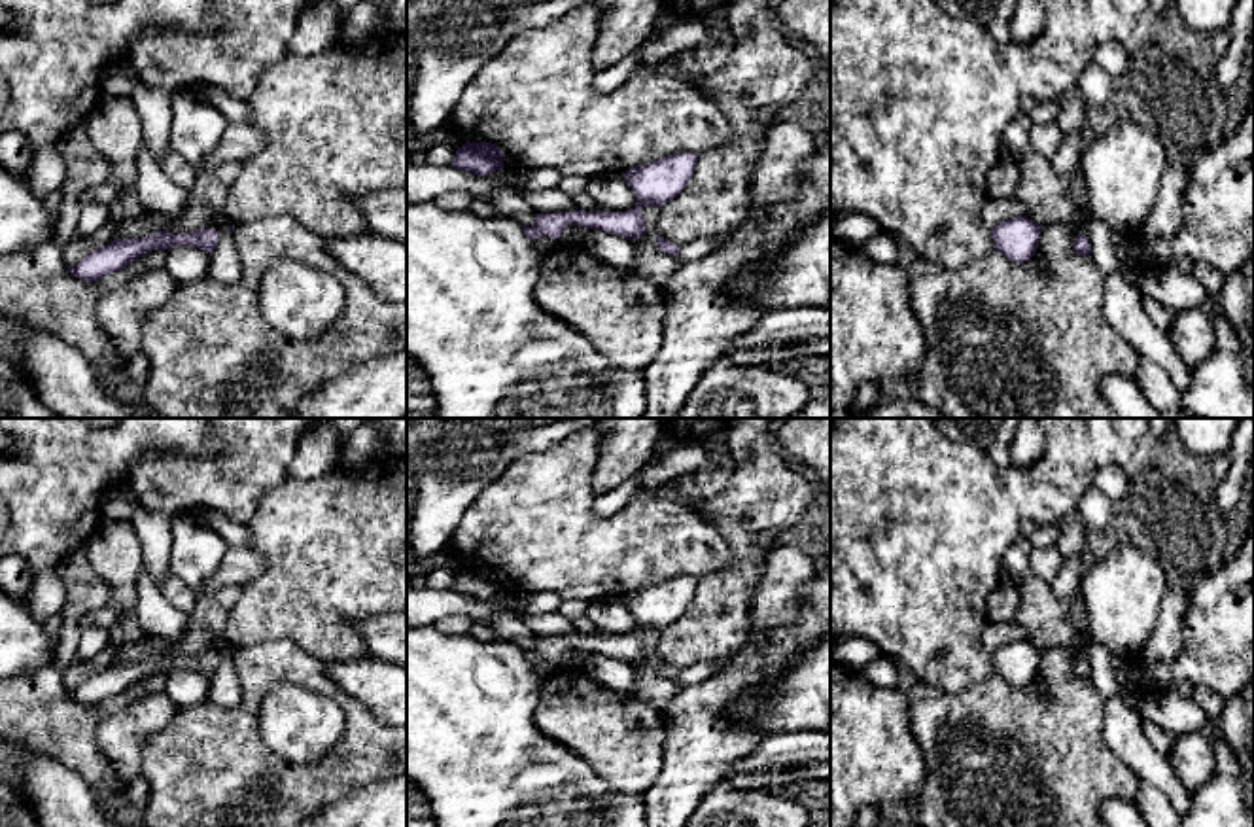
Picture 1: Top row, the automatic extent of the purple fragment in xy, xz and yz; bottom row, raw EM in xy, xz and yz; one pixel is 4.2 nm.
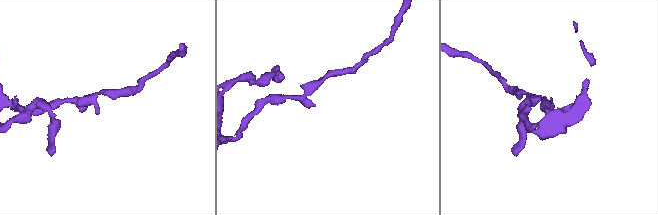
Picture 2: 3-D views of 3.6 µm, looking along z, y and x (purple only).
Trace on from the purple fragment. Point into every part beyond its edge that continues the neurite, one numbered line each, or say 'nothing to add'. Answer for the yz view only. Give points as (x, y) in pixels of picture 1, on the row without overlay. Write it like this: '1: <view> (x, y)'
nothing to add

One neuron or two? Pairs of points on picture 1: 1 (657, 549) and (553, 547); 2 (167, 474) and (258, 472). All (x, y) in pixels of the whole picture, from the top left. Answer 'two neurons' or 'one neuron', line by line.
1: one neuron
2: one neuron

